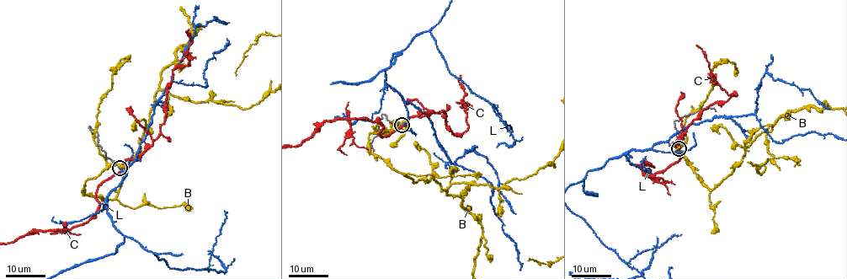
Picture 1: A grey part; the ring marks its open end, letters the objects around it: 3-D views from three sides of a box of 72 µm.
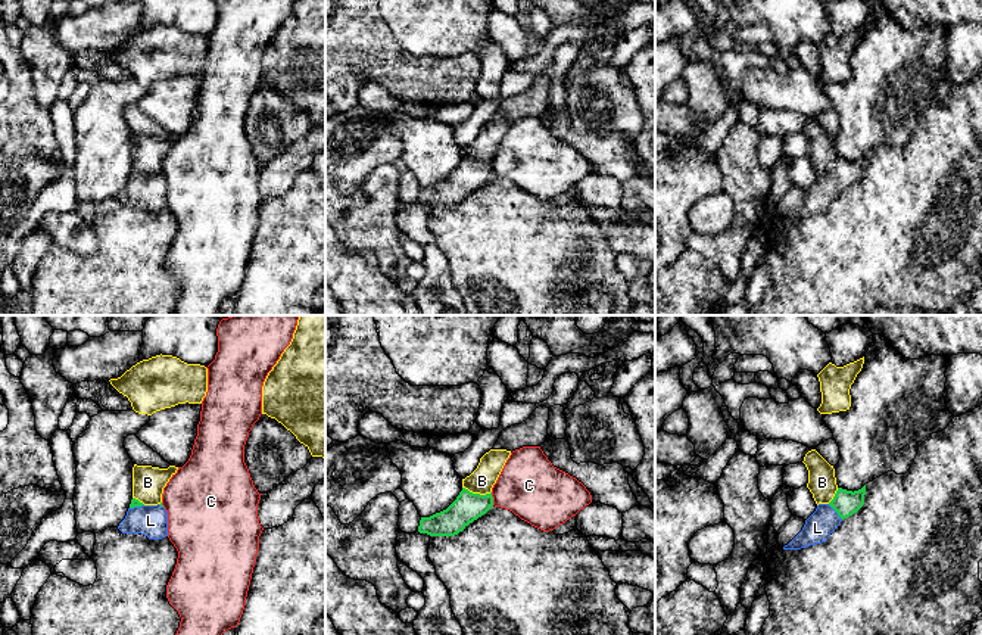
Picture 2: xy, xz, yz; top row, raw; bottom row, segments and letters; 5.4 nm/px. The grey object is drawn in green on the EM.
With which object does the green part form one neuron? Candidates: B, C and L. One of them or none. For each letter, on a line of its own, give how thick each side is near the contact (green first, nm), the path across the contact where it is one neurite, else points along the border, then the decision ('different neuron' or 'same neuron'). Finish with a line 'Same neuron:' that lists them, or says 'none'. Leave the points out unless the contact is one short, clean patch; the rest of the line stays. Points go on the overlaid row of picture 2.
B: 160/140 nm | different neuron
C: 160/340 nm | along xz (490, 492), (493, 504) | different neuron
L: 140/150 nm | across yz (845, 503), (835, 510), (817, 528) | same neuron
Same neuron: L

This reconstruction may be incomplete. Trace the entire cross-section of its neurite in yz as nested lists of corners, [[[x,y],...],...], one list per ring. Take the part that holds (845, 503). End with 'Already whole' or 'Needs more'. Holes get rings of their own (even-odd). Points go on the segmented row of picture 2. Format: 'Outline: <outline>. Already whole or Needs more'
Outline: [[[866,485],[858,491],[838,488],[829,504],[819,504],[805,520],[802,530],[783,550],[801,550],[826,542],[841,522],[857,513],[864,504]]]. Needs more

